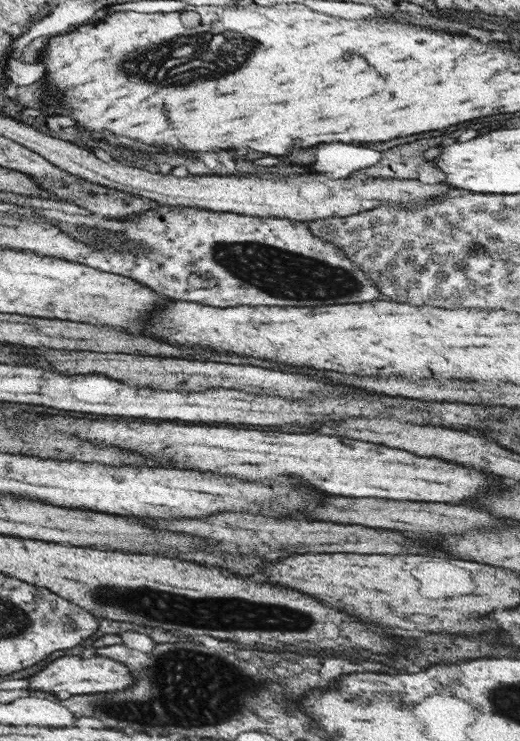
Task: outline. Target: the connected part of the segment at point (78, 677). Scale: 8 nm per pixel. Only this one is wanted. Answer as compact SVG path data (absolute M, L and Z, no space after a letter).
M80 655L62 656L47 663L34 675L26 678L29 690L41 692L67 692L67 694L97 694L97 692L115 692L125 690L133 684L134 678L125 664L112 658L95 655L83 659Z

